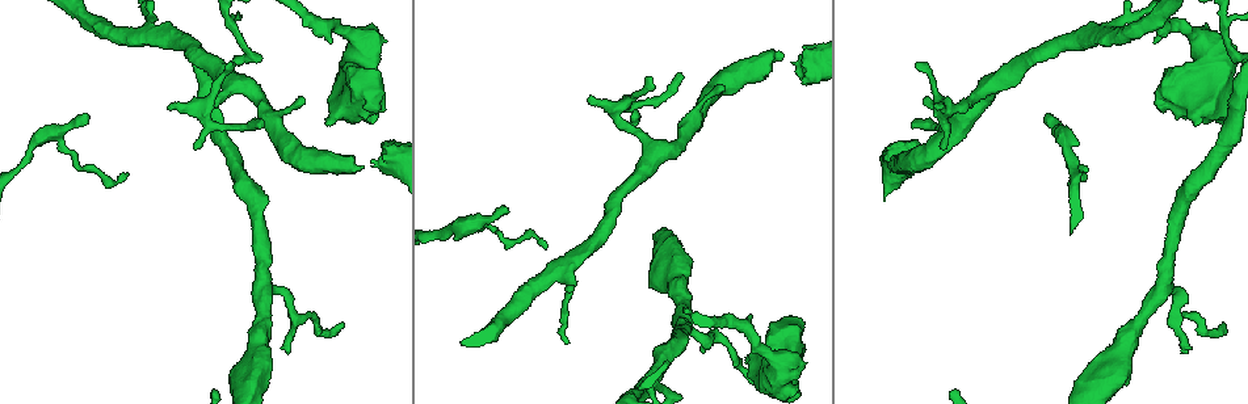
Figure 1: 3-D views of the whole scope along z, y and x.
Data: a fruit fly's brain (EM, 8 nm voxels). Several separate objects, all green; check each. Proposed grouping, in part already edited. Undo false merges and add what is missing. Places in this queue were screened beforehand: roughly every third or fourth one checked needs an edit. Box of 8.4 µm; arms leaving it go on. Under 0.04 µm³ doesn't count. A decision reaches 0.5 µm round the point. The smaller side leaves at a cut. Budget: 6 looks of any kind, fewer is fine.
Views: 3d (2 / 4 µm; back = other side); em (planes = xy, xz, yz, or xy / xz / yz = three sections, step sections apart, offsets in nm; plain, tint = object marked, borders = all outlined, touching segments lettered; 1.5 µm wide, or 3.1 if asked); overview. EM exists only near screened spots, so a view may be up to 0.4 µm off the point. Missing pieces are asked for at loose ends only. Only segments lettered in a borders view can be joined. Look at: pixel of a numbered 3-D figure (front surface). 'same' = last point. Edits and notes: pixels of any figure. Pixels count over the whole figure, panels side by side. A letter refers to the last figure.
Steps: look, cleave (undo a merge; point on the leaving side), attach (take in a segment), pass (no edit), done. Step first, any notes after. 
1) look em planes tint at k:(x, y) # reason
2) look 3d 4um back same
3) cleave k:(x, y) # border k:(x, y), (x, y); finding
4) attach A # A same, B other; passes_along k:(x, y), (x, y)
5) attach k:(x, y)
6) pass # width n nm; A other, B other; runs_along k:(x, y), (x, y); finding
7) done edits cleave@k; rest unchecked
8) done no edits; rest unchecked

look 3d 2um at 1:(589, 100) # free end

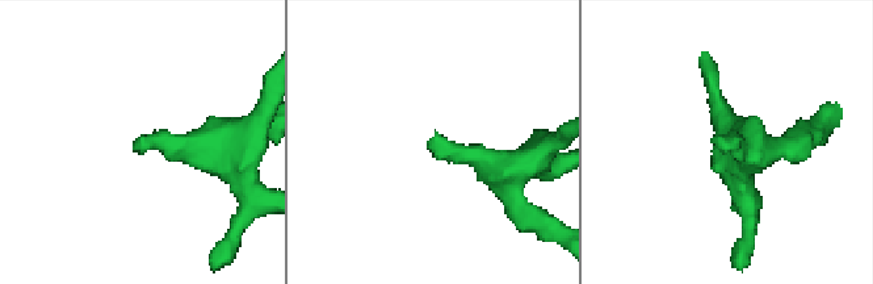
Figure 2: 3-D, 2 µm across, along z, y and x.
look em xy step 4 borders at 2:(722, 147) # shape alone is not enough

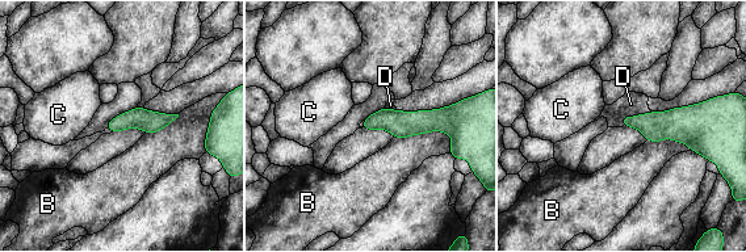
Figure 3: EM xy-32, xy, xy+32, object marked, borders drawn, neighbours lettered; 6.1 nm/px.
attach D # width 90 nm; longest_contact B 360 nm; B other, C other, D same; the cell continues

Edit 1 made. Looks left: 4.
look overview # redraw

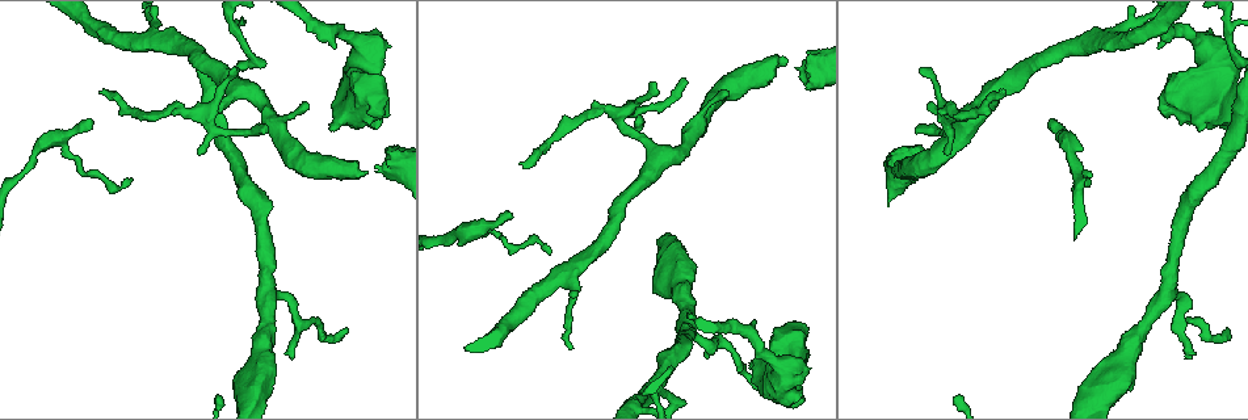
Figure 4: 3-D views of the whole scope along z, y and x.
look 3d 2um at 4:(149, 44) # side arm on a straight run

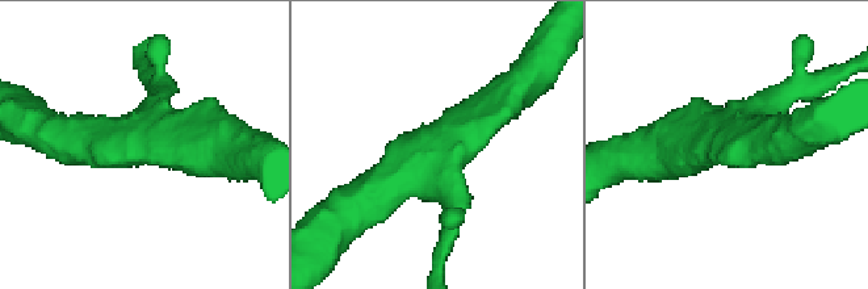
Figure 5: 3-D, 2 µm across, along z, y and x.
look em planes borders at 5:(728, 139) # arms 3; shape alone is not enough

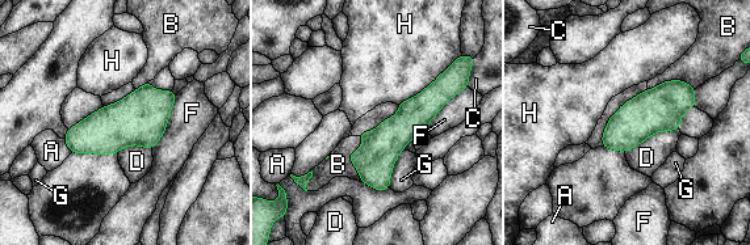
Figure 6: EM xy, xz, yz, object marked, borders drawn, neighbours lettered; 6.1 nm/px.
pass # A other, B other, C other, D other, F other, G other, H other; runs_along 6:(439, 88), (380, 150), (365, 180); one cell here

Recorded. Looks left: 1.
look em yz step 8 borders at 4:(92, 119) # tapers out

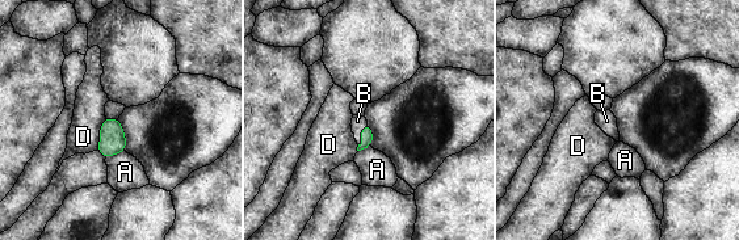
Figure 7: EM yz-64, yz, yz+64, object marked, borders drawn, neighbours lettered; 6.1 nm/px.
attach B # longest_contact D 220 nm; A other, B same, D other; the cell continues

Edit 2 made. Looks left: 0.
done edits attach@3, attach@7; rest unchecked

